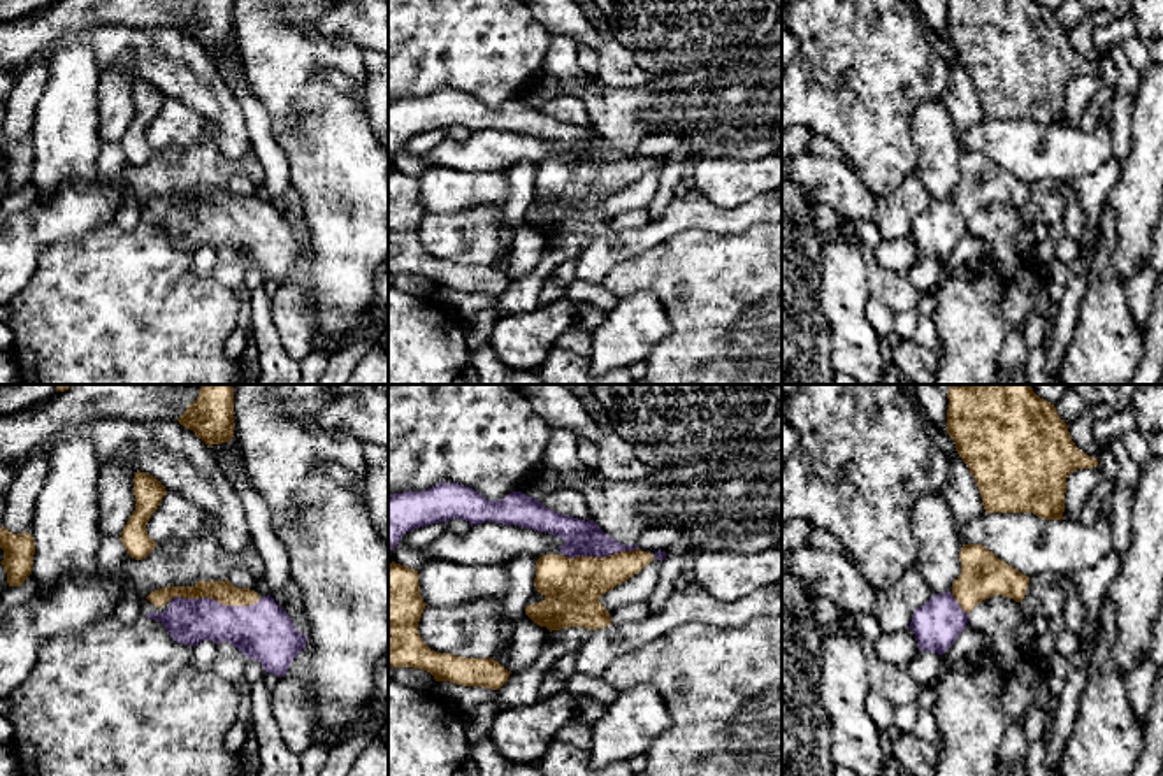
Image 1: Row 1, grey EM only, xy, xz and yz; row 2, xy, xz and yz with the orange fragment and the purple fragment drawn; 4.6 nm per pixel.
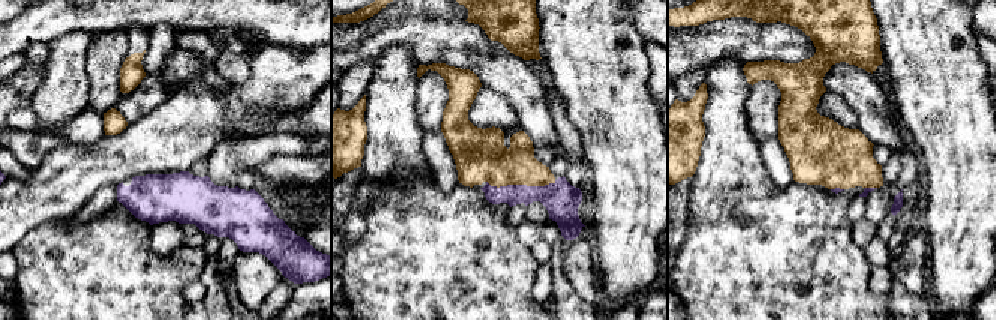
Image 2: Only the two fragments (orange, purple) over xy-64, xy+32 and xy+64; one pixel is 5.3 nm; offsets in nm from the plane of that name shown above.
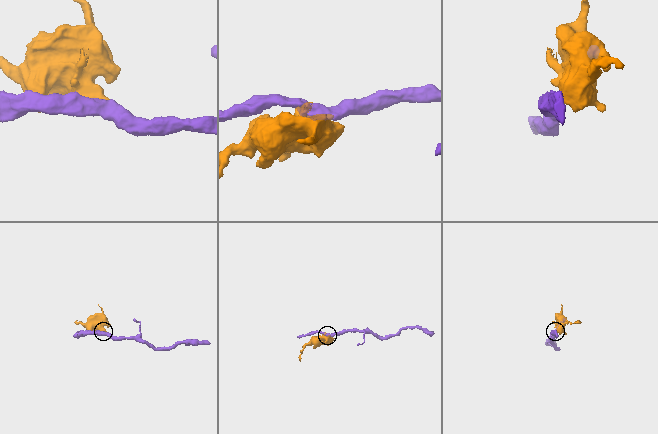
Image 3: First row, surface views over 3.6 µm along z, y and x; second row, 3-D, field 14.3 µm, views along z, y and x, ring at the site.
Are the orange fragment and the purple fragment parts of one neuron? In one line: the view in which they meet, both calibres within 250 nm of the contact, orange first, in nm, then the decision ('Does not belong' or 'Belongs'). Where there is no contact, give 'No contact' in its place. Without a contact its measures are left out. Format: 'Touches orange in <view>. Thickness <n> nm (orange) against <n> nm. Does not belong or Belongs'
Touches orange in xy. Thickness 100 nm (orange) against 240 nm. Belongs

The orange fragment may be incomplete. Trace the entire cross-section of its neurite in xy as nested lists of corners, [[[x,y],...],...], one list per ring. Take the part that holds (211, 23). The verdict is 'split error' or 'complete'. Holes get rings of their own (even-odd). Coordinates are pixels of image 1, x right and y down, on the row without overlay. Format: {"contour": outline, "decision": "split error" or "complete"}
{"contour": [[[199,0],[177,28],[207,53],[228,49],[234,44],[234,0]]], "decision": "complete"}

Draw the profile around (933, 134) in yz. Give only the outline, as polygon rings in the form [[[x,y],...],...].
[[[940,100],[922,102],[914,111],[910,130],[921,184],[935,202],[952,198],[952,191],[961,181],[959,160],[964,149],[947,109]]]

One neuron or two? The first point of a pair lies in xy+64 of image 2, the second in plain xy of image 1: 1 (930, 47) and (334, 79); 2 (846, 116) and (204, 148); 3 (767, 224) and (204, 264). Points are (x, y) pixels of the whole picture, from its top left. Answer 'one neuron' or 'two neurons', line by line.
1: two neurons
2: two neurons
3: two neurons

